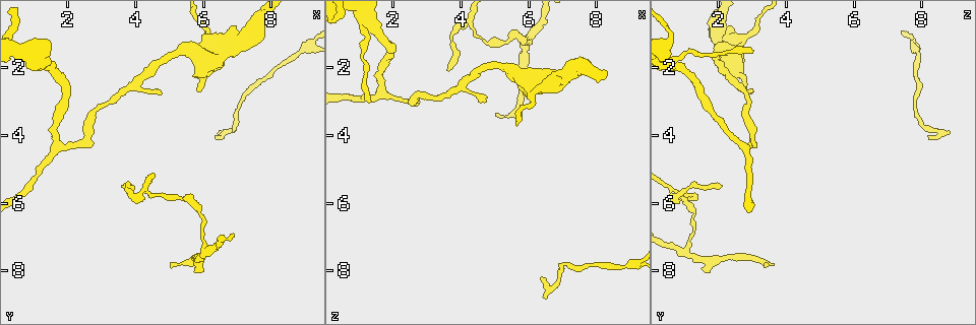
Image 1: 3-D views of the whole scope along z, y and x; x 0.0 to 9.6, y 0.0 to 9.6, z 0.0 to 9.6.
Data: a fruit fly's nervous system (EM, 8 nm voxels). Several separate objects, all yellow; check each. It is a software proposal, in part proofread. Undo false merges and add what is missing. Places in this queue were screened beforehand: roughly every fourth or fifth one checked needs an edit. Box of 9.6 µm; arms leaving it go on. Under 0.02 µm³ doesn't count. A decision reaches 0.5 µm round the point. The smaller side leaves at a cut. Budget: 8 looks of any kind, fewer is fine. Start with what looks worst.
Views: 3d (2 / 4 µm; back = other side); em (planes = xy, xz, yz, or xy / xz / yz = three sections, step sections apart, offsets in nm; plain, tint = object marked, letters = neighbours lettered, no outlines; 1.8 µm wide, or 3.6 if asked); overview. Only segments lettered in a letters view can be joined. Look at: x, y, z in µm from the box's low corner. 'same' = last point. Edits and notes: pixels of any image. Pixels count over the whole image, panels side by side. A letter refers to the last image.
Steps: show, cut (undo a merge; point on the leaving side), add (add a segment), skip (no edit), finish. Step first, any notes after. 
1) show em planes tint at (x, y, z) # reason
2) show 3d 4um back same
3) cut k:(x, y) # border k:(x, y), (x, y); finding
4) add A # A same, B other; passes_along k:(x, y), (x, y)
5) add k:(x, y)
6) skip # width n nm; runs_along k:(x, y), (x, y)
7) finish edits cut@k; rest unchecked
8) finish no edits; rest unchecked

show 3d 4um at (5.05, 7.75, 3.40) # thin end

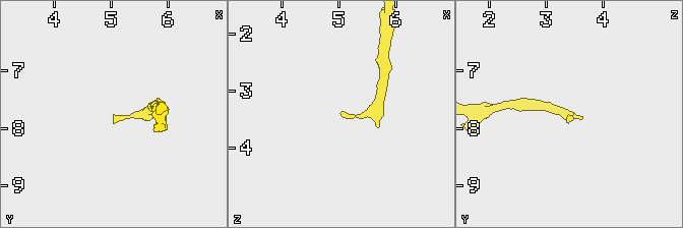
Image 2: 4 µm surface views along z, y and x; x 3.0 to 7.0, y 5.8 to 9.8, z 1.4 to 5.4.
show em yz step 16 tint at (5.00, 7.85, 3.35)

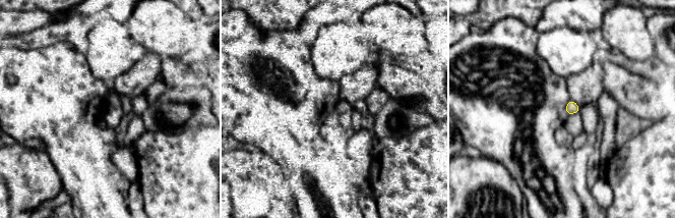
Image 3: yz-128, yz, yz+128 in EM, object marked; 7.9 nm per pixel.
show em planes letters same

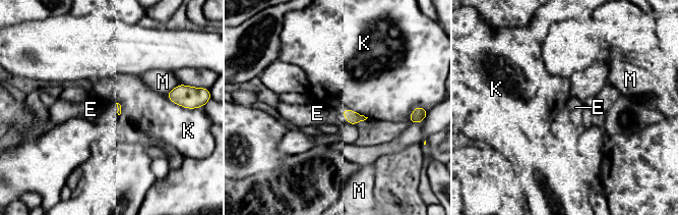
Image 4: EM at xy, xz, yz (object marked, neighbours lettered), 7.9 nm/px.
skip # E other, K other, M other; border 4:(340, 111), (347, 122); no lettered segment goes on from it

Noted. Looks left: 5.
show em planes letters at (3.60, 5.50, 2.10) # thin end

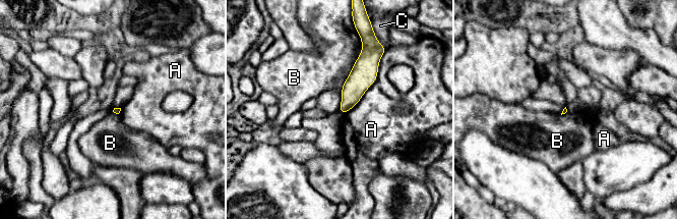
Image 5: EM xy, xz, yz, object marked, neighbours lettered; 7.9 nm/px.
skip # longest_contact A 550 nm; A other, B other, C other; none of them fits

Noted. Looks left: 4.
show 3d 2um at (6.35, 4.00, 8.20) # thin end

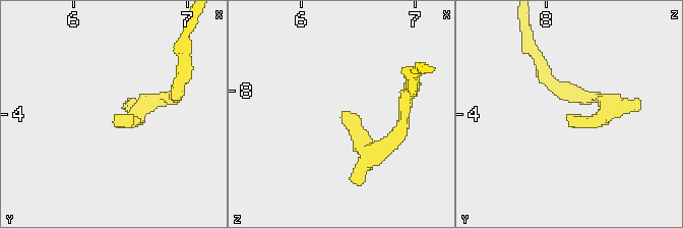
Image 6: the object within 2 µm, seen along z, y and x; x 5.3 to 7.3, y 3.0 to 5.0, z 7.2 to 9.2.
show em xz step 16 letters at (6.36, 4.02, 8.18)

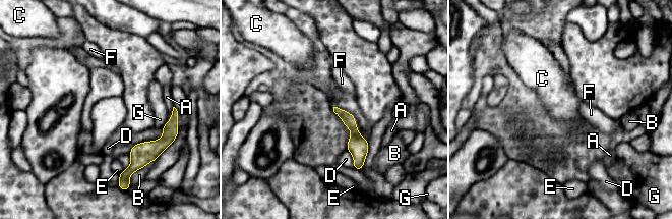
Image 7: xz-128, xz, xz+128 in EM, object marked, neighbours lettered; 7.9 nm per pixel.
show em planes letters same # cut it another way

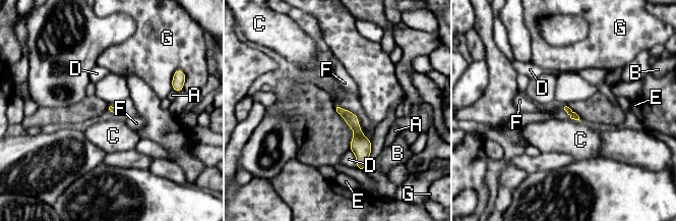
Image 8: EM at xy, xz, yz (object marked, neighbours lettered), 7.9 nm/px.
skip # A other, B other, C other, D other, E other, F other, G other; none of them fits

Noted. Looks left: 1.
finish no edits; rest unchecked

